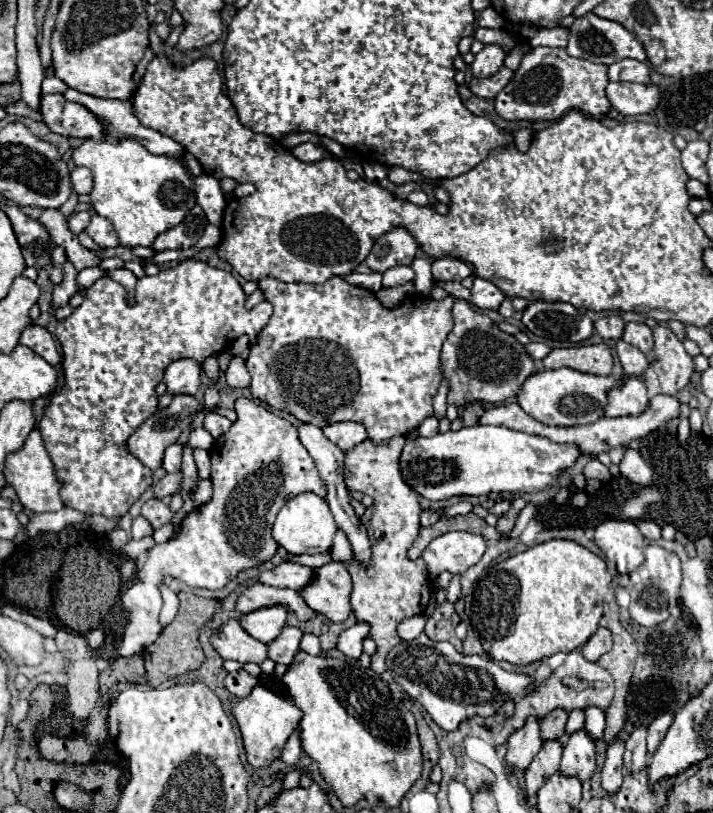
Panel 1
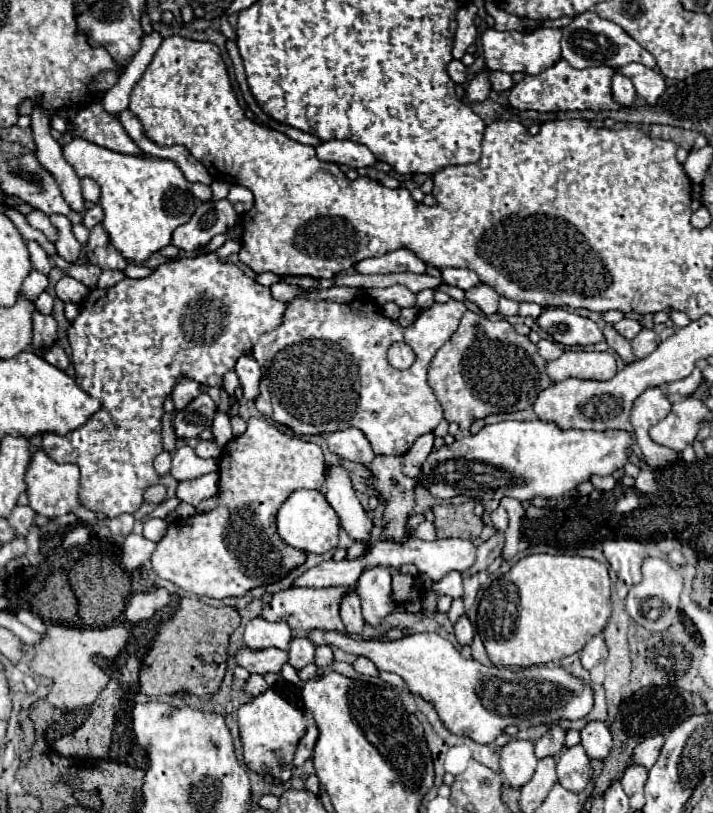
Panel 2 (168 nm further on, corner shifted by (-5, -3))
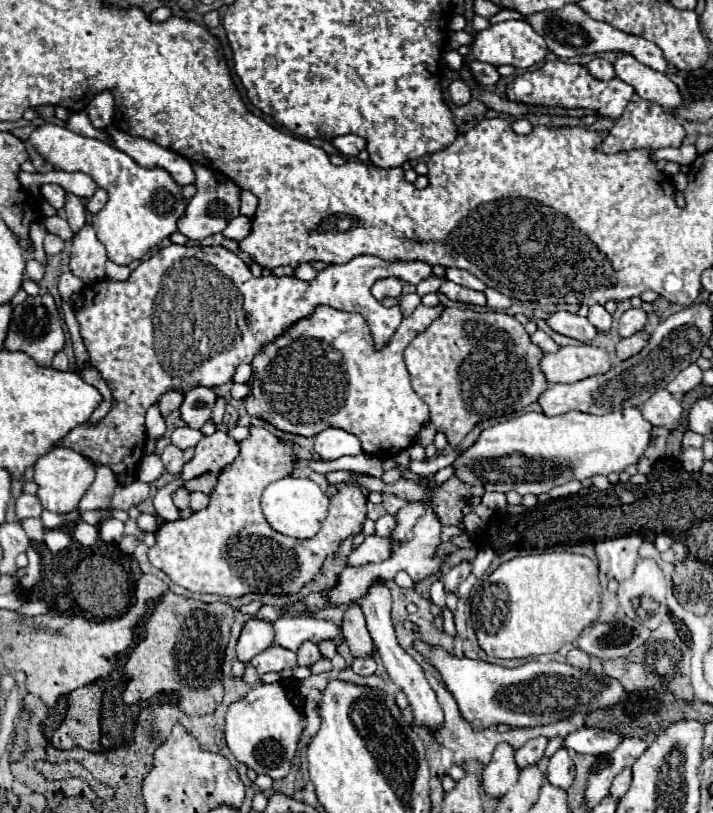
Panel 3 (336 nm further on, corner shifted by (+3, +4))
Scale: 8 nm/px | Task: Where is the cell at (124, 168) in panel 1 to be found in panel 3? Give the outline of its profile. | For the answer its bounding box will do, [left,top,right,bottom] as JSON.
[28,124,186,266]

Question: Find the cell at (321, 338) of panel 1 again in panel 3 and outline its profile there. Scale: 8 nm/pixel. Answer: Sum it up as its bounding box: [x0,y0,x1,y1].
[244,304,442,460]

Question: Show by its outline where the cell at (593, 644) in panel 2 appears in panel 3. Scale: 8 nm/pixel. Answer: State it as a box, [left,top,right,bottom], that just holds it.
[566,648,590,668]

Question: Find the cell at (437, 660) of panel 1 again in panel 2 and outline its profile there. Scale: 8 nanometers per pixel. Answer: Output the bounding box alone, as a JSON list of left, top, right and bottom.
[306,631,594,743]

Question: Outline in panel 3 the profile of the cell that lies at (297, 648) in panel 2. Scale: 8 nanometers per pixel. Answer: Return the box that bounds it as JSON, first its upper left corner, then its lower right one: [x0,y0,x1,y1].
[296,642,324,666]

